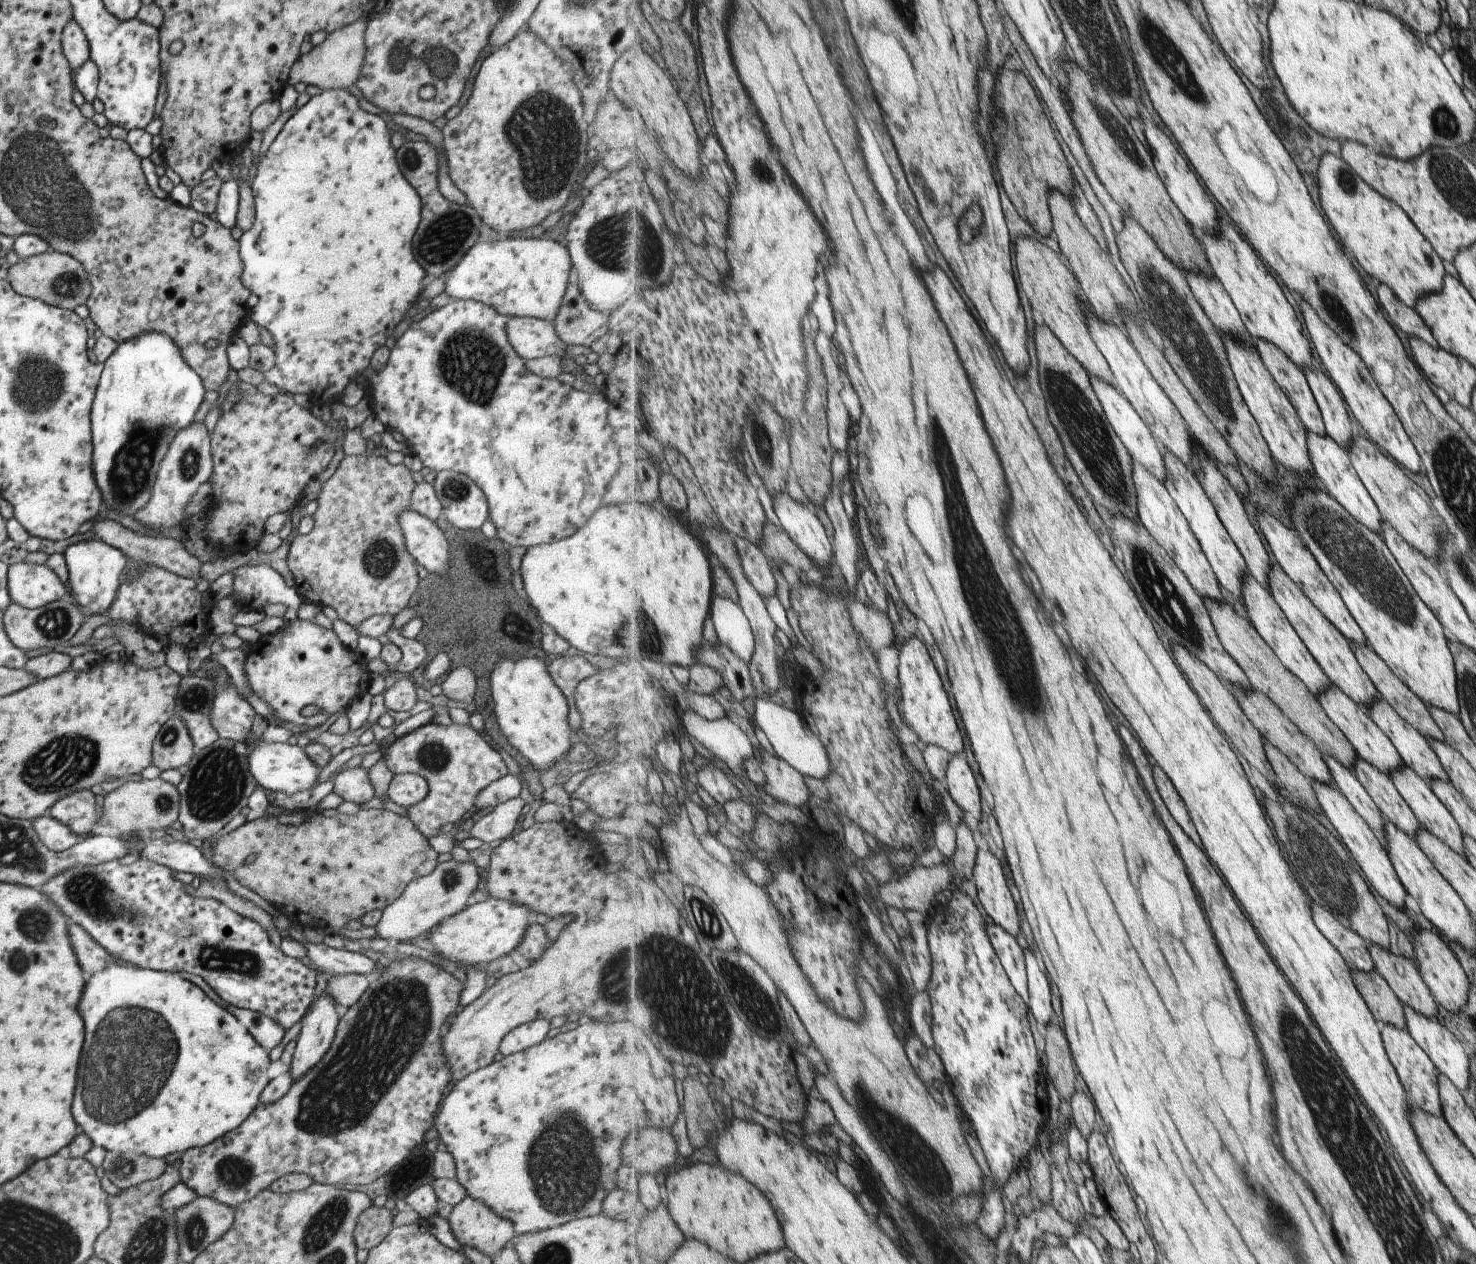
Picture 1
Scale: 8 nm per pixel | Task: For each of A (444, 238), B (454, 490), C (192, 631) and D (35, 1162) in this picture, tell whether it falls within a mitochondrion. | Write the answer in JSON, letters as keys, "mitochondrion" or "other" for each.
{"A":"mitochondrion","B":"mitochondrion","C":"other","D":"other"}

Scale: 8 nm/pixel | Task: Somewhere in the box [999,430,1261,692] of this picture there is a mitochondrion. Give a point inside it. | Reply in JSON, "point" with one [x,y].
{"point":[1167,602]}

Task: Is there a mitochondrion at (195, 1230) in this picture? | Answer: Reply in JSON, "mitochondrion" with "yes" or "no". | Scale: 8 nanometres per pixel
{"mitochondrion":"yes"}

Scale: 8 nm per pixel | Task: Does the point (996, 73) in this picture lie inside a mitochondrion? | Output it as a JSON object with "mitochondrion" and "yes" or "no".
{"mitochondrion":"no"}

